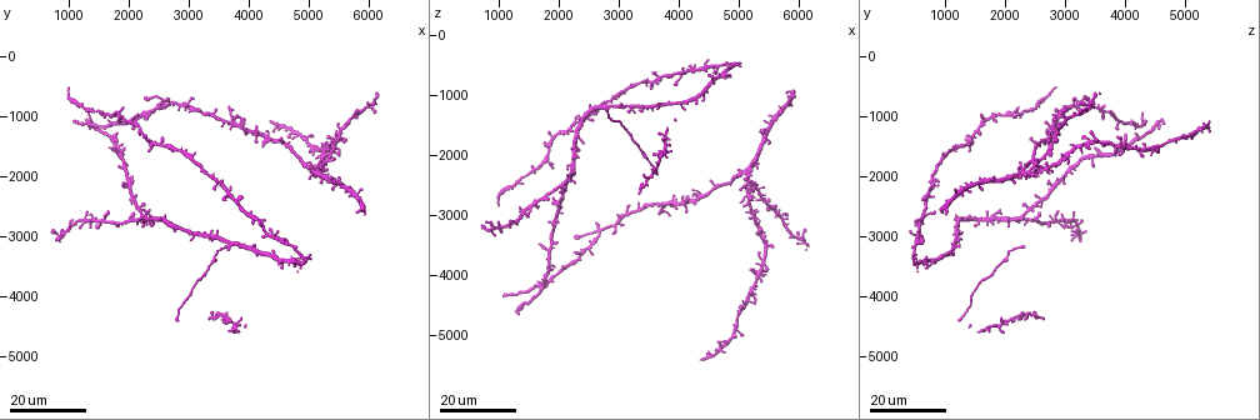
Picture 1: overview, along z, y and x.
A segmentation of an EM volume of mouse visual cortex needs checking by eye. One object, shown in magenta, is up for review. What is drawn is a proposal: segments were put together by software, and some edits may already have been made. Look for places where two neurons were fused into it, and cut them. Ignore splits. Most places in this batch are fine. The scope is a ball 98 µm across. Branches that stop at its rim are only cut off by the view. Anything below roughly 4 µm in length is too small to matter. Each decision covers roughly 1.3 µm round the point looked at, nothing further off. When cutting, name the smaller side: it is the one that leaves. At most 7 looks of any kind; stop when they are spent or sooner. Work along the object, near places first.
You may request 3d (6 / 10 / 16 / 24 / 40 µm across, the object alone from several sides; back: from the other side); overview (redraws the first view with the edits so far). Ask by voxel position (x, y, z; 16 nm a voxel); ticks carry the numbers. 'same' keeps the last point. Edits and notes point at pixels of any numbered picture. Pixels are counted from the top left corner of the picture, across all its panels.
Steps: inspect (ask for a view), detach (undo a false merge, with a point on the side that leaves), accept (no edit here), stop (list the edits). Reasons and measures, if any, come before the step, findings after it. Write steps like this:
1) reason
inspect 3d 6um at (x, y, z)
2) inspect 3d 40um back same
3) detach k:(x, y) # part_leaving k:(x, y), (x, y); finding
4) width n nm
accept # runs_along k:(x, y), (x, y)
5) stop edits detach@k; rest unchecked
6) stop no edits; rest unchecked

two arms in line, one across
inspect 3d 24um at (3750, 4400, 2050)

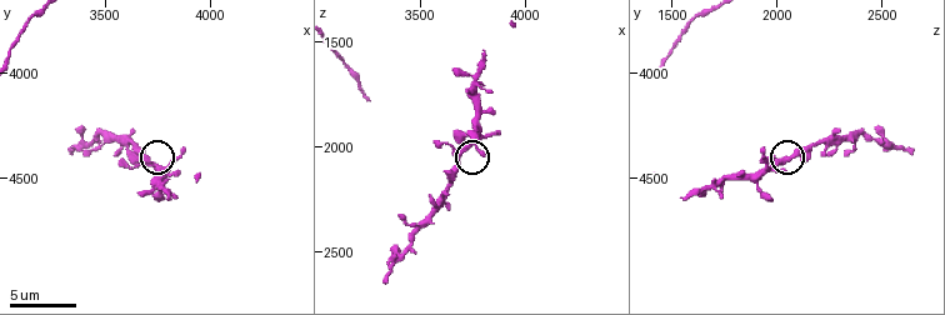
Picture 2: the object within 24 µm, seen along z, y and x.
inspect 3d 10um at (3700, 4420, 2040)

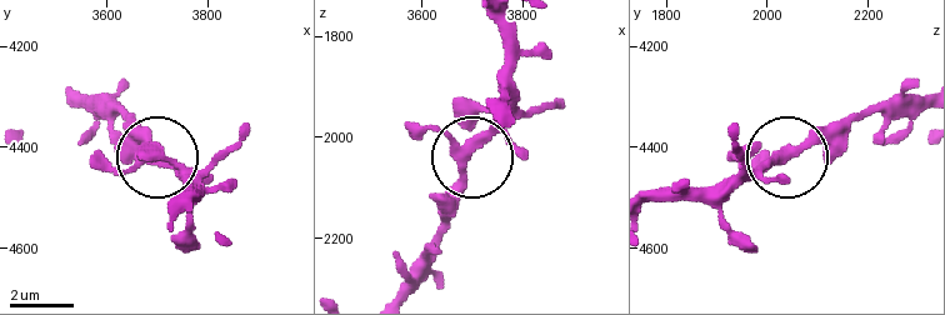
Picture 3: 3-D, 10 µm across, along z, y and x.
arms 3
accept # all the same neuron

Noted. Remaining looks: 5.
looks like a crossing
inspect 3d 16um at (2650, 750, 3300)

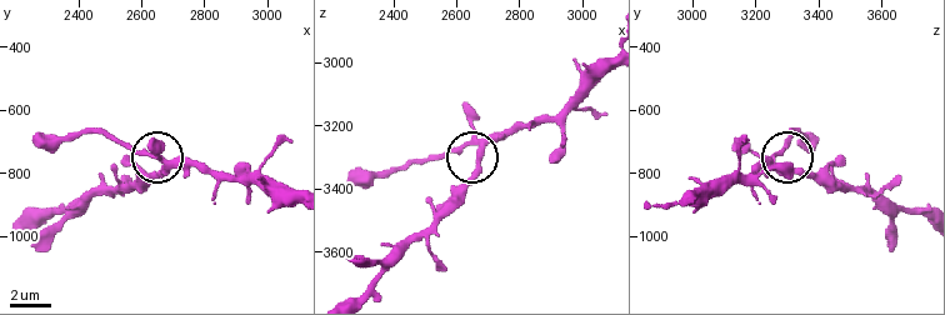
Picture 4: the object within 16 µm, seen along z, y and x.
inspect 3d 10um at (2670, 760, 3250)

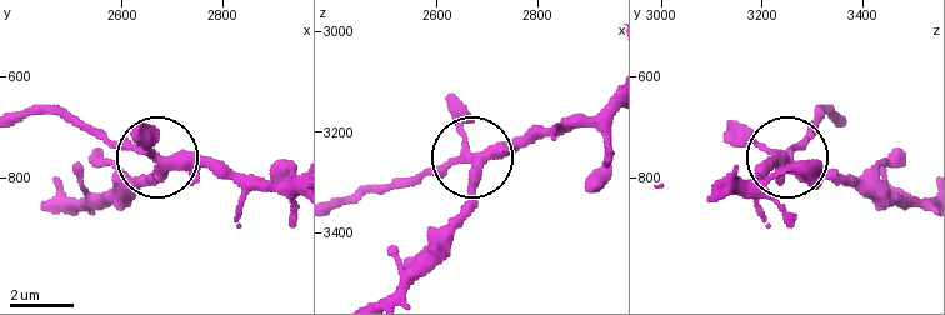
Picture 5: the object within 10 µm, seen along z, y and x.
side_arm 7 um
accept # runs_along 5:(386, 293), (461, 204), (470, 159), (381, 188); one neuron here

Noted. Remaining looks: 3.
looks like a crossing
inspect 3d 24um at (5250, 1800, 2500)

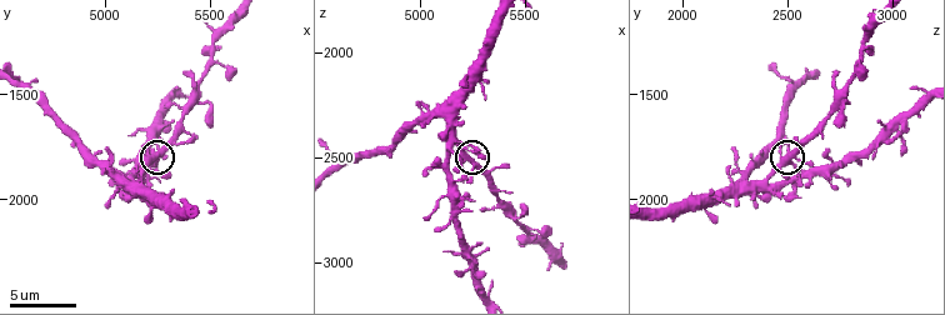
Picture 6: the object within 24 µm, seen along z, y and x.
inspect 3d 10um at (5220, 1810, 2520)

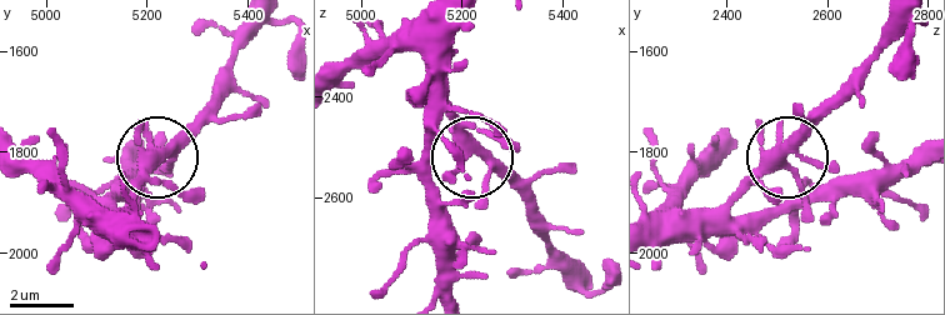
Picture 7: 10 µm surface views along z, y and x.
accept # one neuron here

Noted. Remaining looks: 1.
stop no edits; rest unchecked

